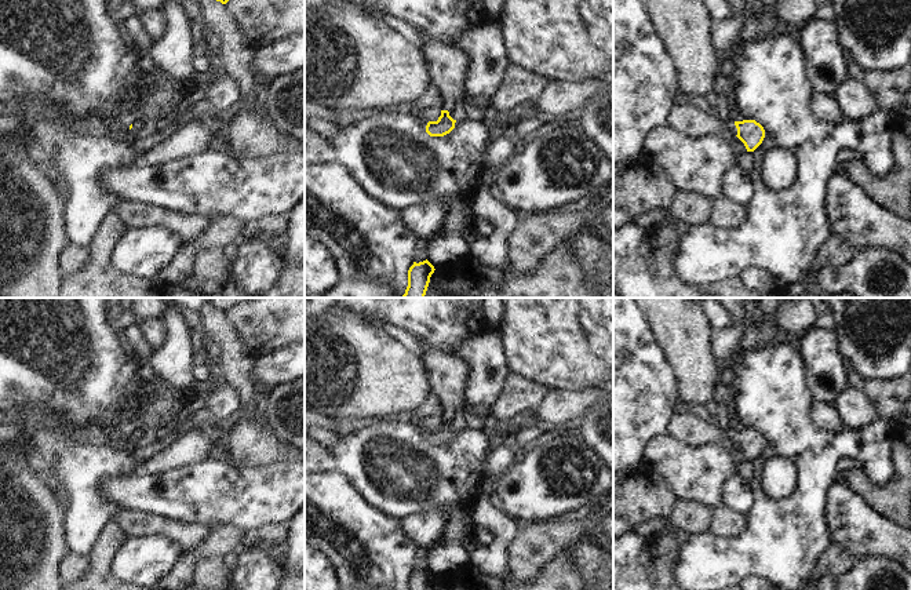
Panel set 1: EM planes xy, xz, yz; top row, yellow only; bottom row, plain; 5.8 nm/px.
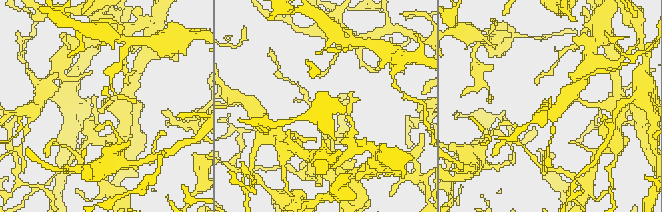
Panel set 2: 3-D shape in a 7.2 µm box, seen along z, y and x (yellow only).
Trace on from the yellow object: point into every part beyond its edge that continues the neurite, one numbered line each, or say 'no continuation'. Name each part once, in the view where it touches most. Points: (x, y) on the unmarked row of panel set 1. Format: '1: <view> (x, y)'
1: yz (687, 426)

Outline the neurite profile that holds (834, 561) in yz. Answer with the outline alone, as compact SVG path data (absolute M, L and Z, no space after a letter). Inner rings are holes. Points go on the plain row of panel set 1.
M831 543L819 557L810 578L820 579L823 576L841 576L850 569L853 562L854 561L842 546Z

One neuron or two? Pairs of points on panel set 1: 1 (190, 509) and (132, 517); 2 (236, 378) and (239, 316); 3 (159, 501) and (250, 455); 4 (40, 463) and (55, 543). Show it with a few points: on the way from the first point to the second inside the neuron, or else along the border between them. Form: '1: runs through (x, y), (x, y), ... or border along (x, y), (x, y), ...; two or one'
1: border along (124, 507), (153, 512), (186, 524); two
2: border along (223, 313), (236, 334), (255, 356); two
3: border along (228, 461), (237, 466), (263, 466); two
4: border along (25, 456), (46, 484), (57, 494), (64, 492); two

